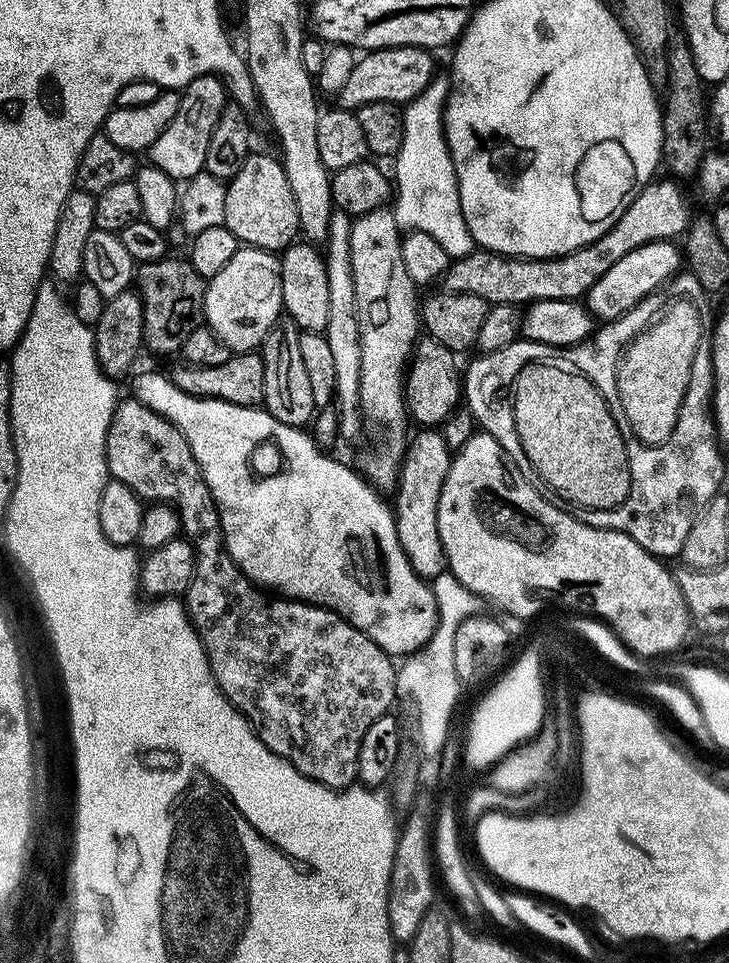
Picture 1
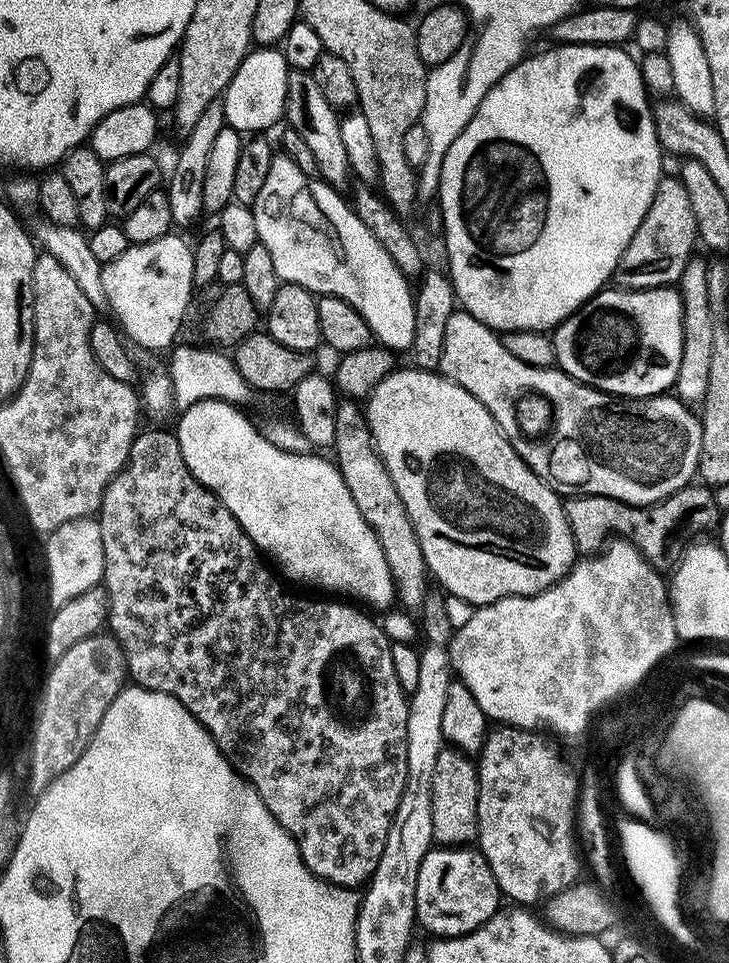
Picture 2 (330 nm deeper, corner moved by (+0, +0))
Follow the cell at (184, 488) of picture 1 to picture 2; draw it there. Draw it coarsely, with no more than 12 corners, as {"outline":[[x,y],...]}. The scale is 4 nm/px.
{"outline":[[171,431],[98,519],[106,624],[312,873],[367,885],[409,697]]}

